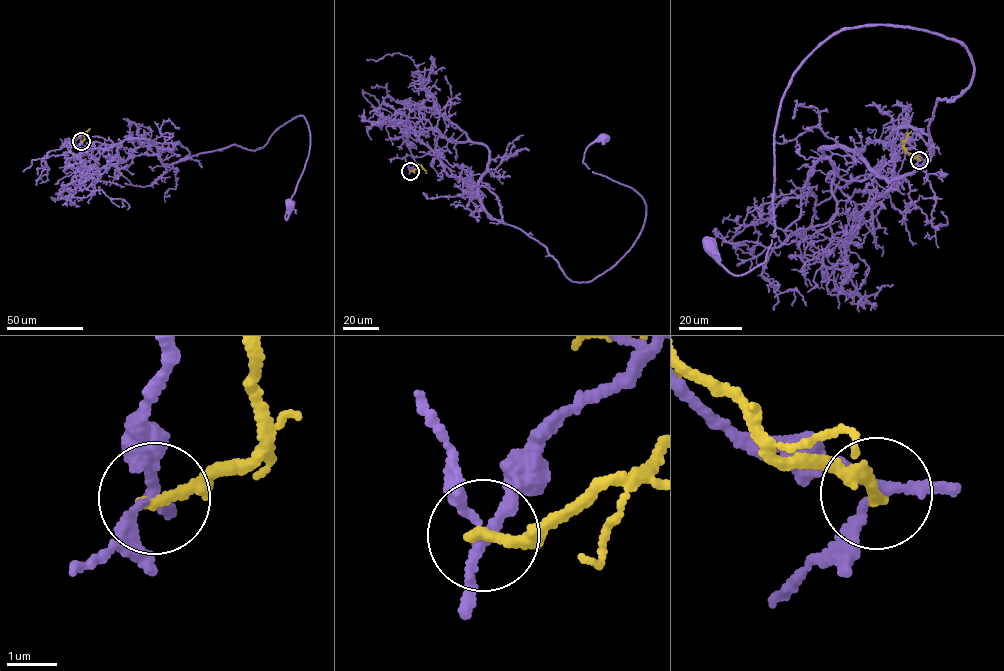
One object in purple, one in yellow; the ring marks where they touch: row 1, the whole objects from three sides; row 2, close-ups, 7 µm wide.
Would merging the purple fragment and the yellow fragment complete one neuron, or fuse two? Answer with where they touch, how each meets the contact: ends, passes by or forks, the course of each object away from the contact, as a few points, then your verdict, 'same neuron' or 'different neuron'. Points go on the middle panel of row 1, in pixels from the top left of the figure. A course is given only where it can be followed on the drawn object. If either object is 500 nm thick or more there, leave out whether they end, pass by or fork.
at (410, 171); purple forks there; yellow ends there; purple runs (410, 171), (405, 107), (440, 113), (488, 149), (485, 211), (586, 282), (646, 212), (583, 162), (604, 137); yellow runs (410, 171), (421, 165), (426, 173); different neuron

